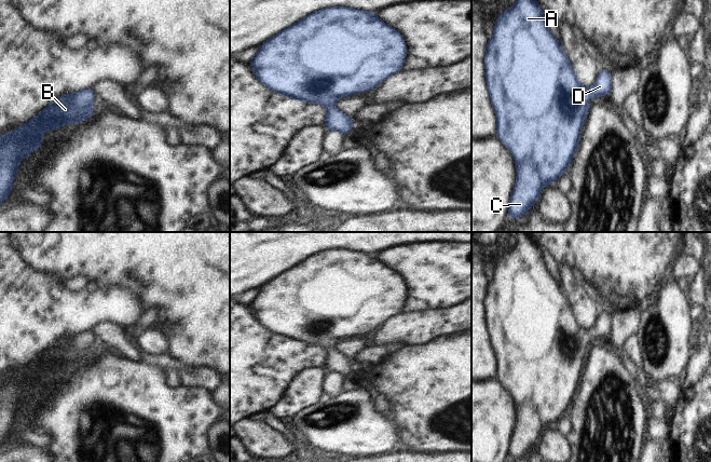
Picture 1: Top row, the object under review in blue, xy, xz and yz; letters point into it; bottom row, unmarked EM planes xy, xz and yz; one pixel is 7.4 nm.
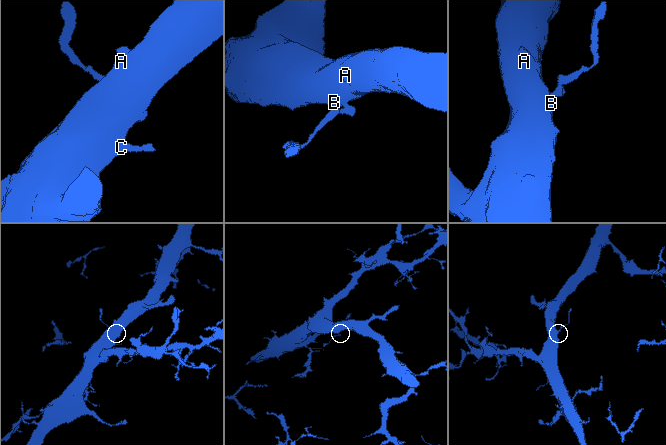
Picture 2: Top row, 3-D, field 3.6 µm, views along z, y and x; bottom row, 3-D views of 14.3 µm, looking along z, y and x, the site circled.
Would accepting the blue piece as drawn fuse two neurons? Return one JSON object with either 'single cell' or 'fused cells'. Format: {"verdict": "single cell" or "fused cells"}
{"verdict": "single cell"}

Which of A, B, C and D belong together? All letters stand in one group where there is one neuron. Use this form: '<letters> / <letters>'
A B C D

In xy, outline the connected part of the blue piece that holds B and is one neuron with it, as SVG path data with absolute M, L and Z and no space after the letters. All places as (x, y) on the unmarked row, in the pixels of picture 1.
M83 330L69 337L63 337L47 348L38 357L12 375L0 379L0 447L12 434L11 426L17 416L19 402L28 399L41 389L43 373L46 370L59 372L60 367L78 367L82 362L94 357L92 346L95 340L93 330Z

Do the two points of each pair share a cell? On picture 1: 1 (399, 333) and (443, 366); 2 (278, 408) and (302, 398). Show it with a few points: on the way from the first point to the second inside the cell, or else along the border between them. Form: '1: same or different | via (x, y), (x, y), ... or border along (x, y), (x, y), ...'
1: different | border along (438, 335), (424, 342), (404, 345)
2: same | via (284, 408), (297, 398)

